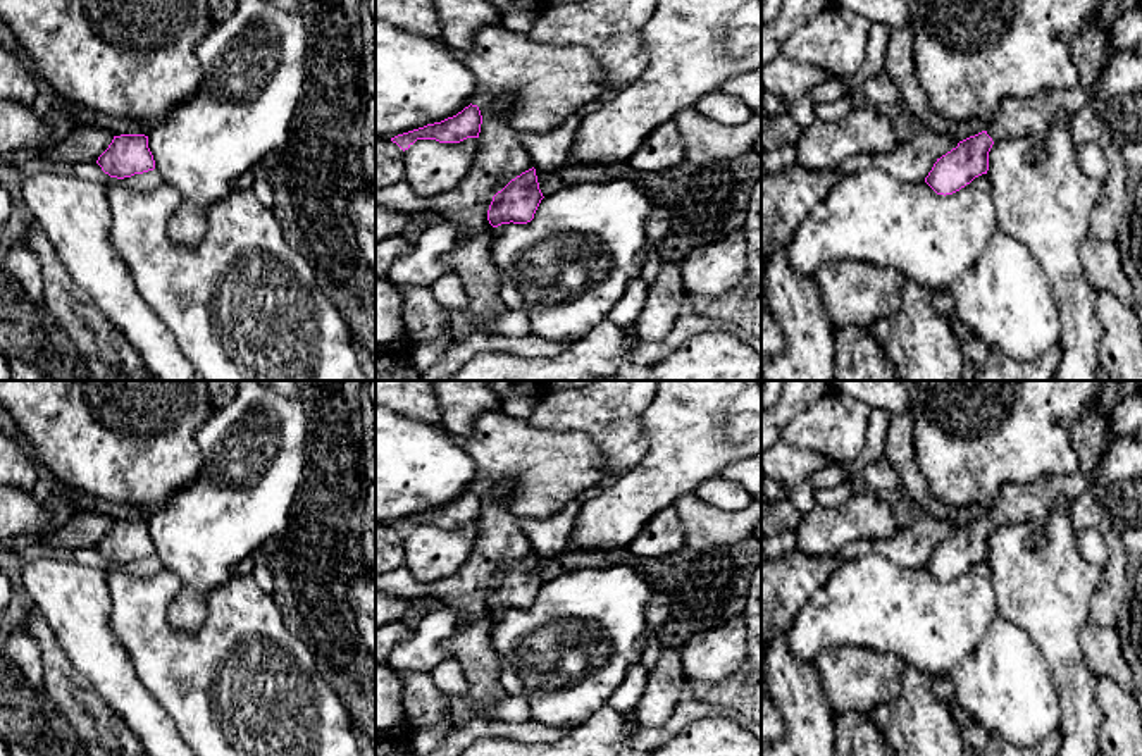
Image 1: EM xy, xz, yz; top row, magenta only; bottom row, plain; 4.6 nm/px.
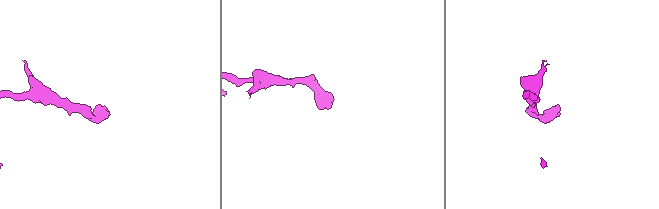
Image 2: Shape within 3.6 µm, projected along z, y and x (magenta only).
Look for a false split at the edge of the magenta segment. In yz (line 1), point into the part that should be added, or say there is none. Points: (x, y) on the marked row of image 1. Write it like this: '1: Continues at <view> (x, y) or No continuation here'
1: Continues at yz (1017, 117)

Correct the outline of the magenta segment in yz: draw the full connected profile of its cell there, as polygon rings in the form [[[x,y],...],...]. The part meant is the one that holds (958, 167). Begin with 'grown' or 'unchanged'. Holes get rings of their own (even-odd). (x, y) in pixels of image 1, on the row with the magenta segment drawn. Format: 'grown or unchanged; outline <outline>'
grown; outline [[[1097,84],[1051,90],[1037,96],[1006,96],[985,129],[958,143],[937,158],[925,183],[937,195],[953,195],[987,174],[994,143],[1025,136],[1042,138],[1061,114],[1075,115],[1095,93]]]

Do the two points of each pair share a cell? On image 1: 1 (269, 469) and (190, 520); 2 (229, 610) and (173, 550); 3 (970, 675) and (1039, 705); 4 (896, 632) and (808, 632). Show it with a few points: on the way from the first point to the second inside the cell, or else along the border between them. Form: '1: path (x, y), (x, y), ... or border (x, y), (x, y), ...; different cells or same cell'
1: path (250, 488), (217, 520), (209, 520); same cell
2: border (231, 576), (209, 594), (207, 613), (197, 629); different cells
3: path (987, 684), (999, 684), (1022, 705); same cell
4: path (874, 629), (831, 629); same cell

